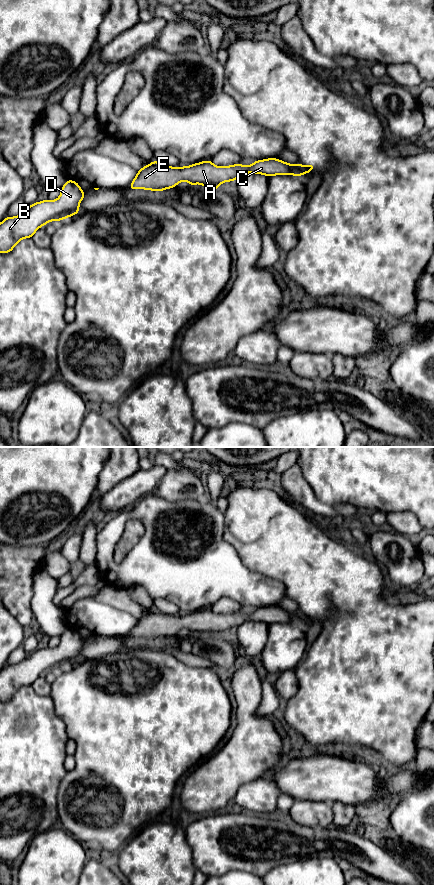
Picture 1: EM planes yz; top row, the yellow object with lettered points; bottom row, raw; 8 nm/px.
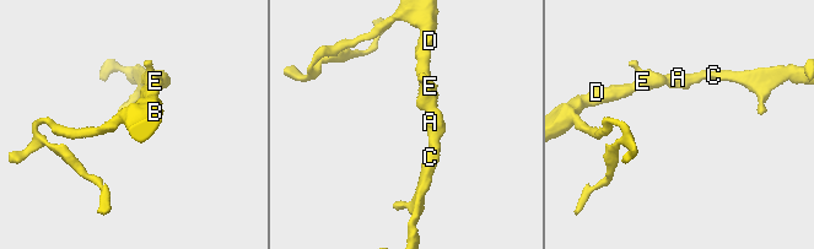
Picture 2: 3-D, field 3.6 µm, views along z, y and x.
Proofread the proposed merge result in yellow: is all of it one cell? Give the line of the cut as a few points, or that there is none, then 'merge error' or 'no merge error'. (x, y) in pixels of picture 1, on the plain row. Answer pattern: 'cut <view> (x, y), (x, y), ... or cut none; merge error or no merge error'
cut none; no merge error

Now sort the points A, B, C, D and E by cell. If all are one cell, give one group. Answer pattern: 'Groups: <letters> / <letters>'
Groups: A B C D E

